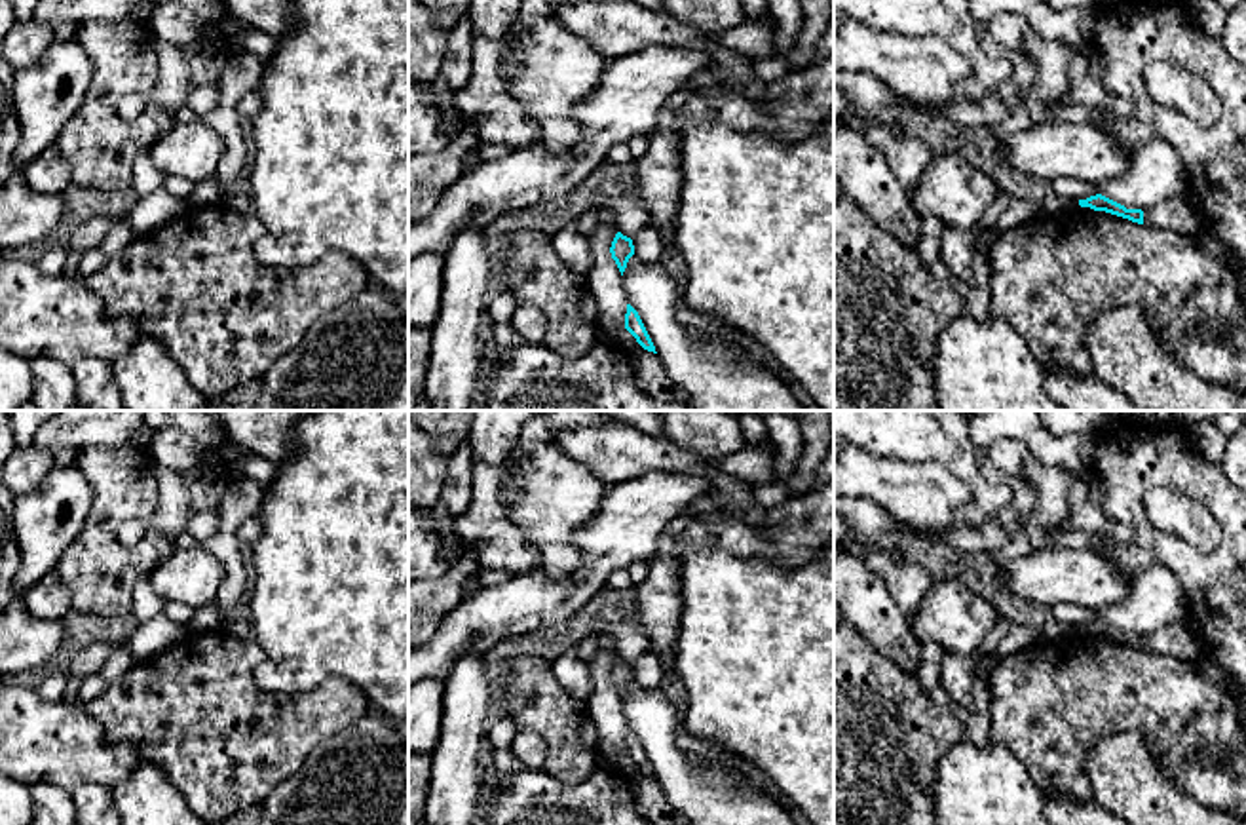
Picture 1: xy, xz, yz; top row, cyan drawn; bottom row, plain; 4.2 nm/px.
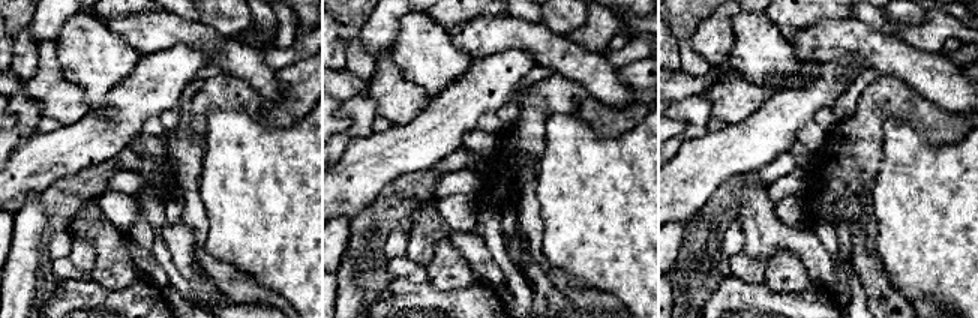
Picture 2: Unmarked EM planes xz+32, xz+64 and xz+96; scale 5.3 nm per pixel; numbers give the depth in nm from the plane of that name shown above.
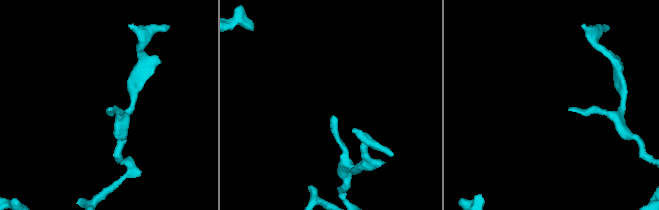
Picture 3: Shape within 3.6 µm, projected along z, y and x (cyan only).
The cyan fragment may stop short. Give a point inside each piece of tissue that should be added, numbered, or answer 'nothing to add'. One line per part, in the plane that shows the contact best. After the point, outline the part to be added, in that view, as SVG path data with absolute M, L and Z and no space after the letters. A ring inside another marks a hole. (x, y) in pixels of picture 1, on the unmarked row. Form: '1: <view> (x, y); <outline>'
nothing to add

